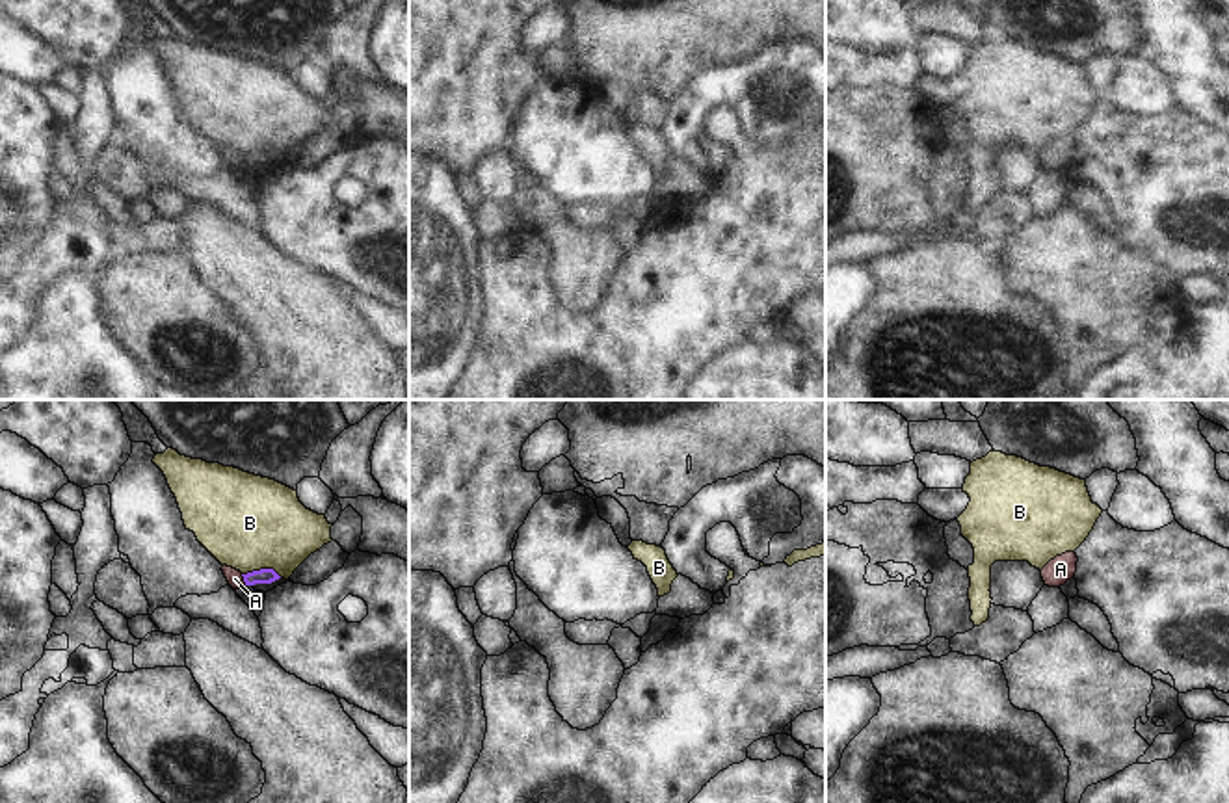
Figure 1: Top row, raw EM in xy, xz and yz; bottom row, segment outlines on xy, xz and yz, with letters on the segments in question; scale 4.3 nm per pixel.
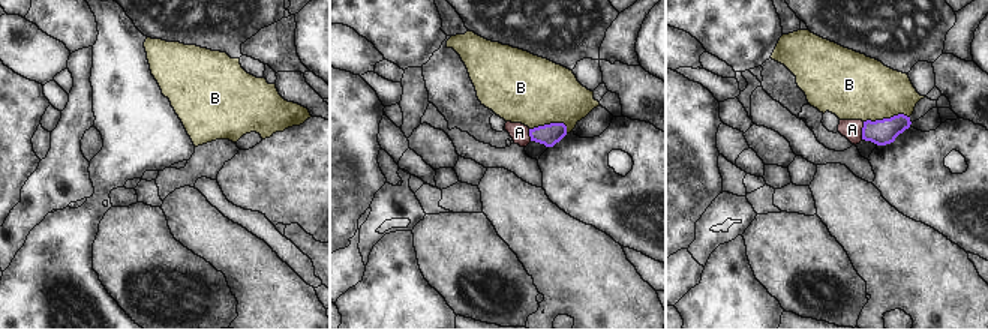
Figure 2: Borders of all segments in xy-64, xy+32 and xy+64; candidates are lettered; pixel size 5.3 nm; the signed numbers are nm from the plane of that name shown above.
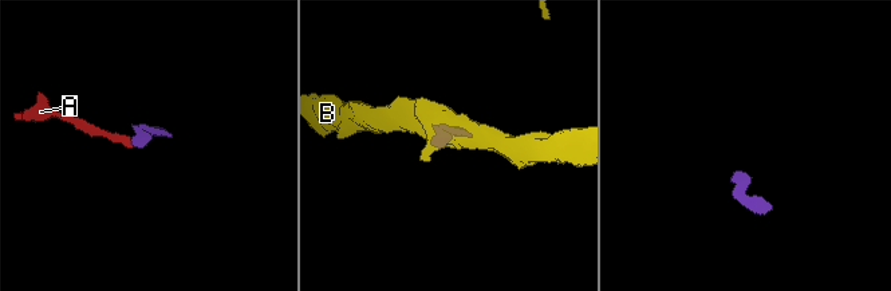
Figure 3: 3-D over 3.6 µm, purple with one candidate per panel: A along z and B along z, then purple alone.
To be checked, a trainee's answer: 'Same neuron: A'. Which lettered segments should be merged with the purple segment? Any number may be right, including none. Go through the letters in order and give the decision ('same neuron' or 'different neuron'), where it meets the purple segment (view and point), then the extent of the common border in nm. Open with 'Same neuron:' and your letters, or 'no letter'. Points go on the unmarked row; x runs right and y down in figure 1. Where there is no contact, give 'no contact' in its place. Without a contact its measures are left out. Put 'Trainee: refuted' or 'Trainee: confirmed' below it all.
Same neuron: A
A: same neuron; contact xy (244, 164); length 50 nm
B: different neuron; contact xy (263, 153); length 180 nm
Trainee: confirmed

